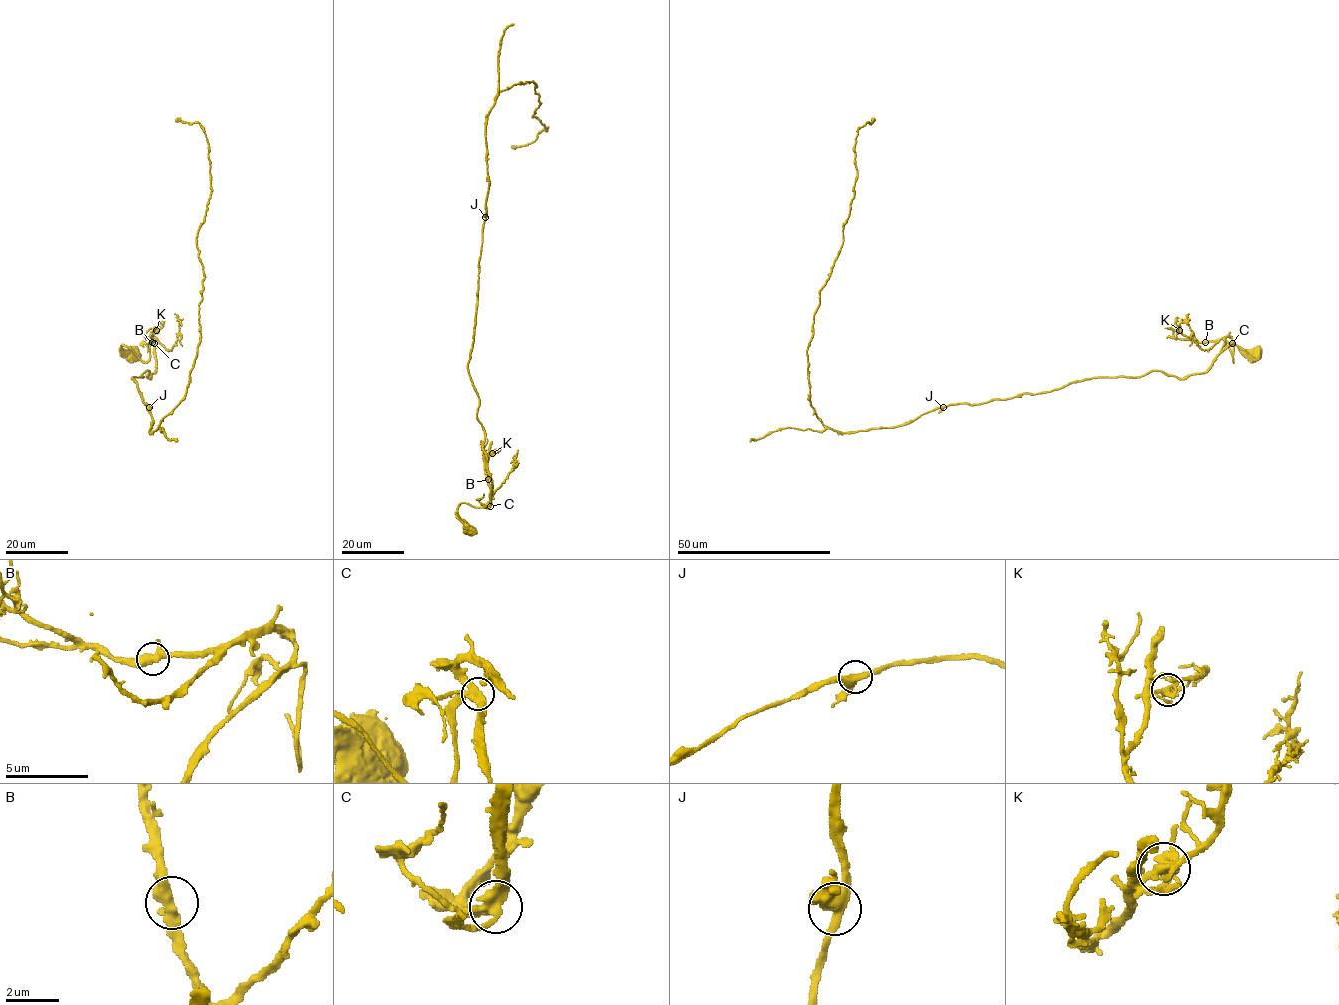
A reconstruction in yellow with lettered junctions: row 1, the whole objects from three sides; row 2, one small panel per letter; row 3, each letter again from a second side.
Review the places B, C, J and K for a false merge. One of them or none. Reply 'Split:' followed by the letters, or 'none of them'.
Split: none of them

